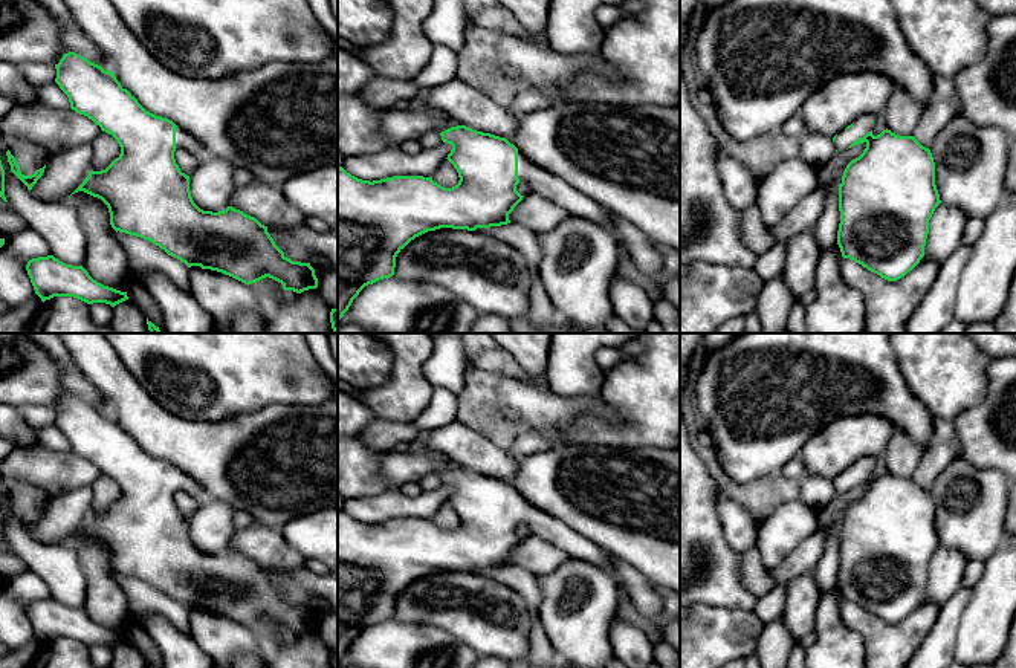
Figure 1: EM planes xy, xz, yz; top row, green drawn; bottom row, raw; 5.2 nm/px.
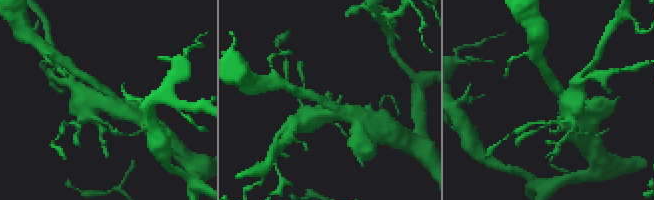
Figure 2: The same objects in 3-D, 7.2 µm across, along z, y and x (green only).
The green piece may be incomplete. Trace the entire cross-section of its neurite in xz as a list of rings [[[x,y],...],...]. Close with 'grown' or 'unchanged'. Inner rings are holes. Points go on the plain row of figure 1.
[[[466,468],[451,469],[440,478],[452,488],[446,501],[460,520],[452,530],[423,518],[393,518],[370,524],[338,511],[338,663],[365,628],[394,618],[397,596],[416,579],[440,570],[475,573],[510,566],[509,556],[524,540],[516,533],[519,524],[527,524],[533,535],[564,550],[570,558],[613,572],[611,553],[559,518],[530,504],[506,480]]]; grown

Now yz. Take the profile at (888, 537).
[[[865,457],[833,480],[836,494],[866,486],[863,495],[846,507],[839,527],[837,587],[843,601],[897,624],[924,599],[929,563],[941,543],[930,492],[914,478],[898,478],[888,471],[874,478],[872,469],[874,459]]]; grown

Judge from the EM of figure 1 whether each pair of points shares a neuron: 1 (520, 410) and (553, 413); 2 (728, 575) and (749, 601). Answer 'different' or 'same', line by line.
1: same
2: same

